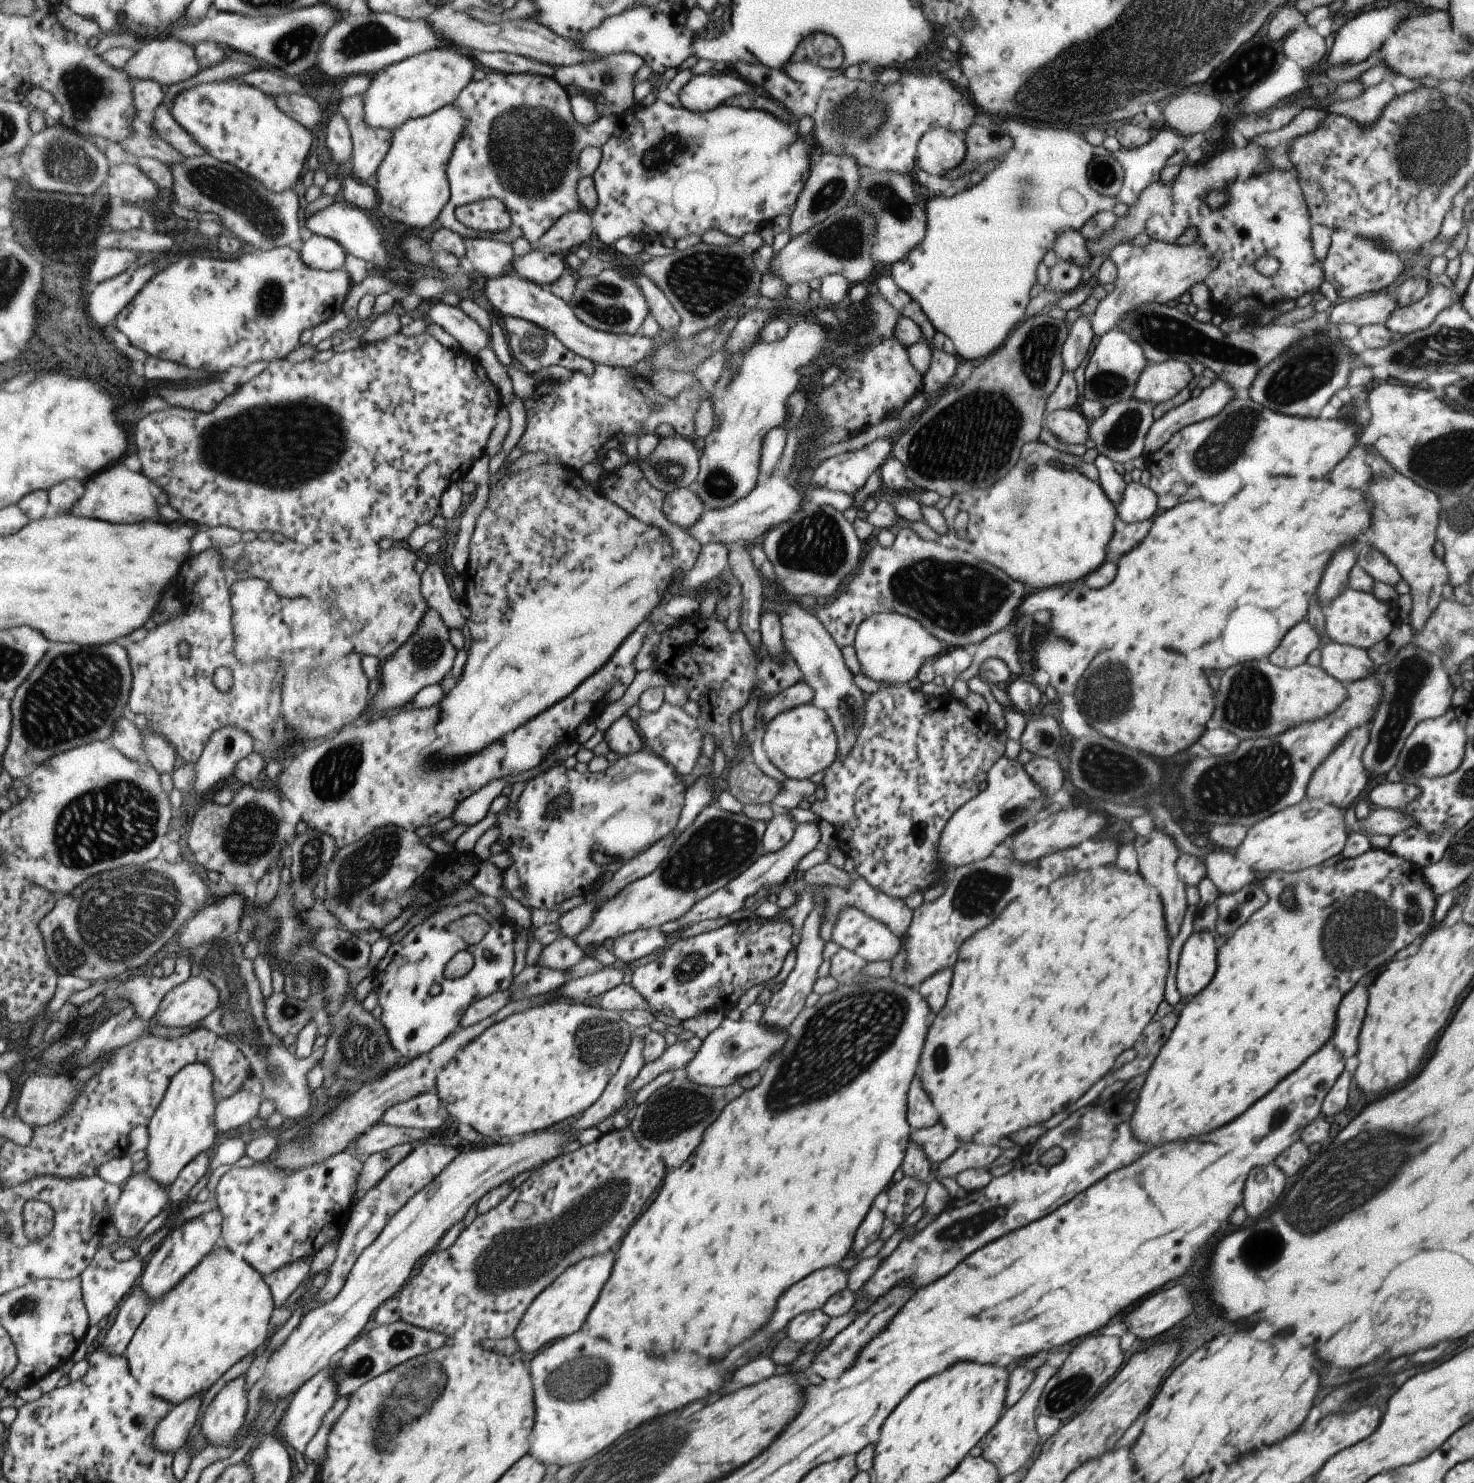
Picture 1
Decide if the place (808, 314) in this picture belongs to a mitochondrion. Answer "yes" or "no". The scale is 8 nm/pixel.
no

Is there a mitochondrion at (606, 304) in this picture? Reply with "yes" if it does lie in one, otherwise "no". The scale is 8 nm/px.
yes

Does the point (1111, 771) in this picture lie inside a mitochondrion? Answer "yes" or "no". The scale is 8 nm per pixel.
yes

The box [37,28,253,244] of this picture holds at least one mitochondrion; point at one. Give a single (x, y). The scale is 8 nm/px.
(90, 94)

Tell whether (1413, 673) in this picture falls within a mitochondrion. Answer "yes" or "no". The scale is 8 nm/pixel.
yes

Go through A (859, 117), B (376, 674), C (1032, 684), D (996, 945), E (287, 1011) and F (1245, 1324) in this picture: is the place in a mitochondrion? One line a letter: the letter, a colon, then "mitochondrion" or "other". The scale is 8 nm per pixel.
A: mitochondrion
B: other
C: other
D: other
E: mitochondrion
F: other

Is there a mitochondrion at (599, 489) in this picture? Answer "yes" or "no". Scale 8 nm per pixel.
no

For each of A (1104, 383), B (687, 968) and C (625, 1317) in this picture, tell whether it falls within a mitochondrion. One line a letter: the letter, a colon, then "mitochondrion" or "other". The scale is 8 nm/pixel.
A: mitochondrion
B: mitochondrion
C: other

